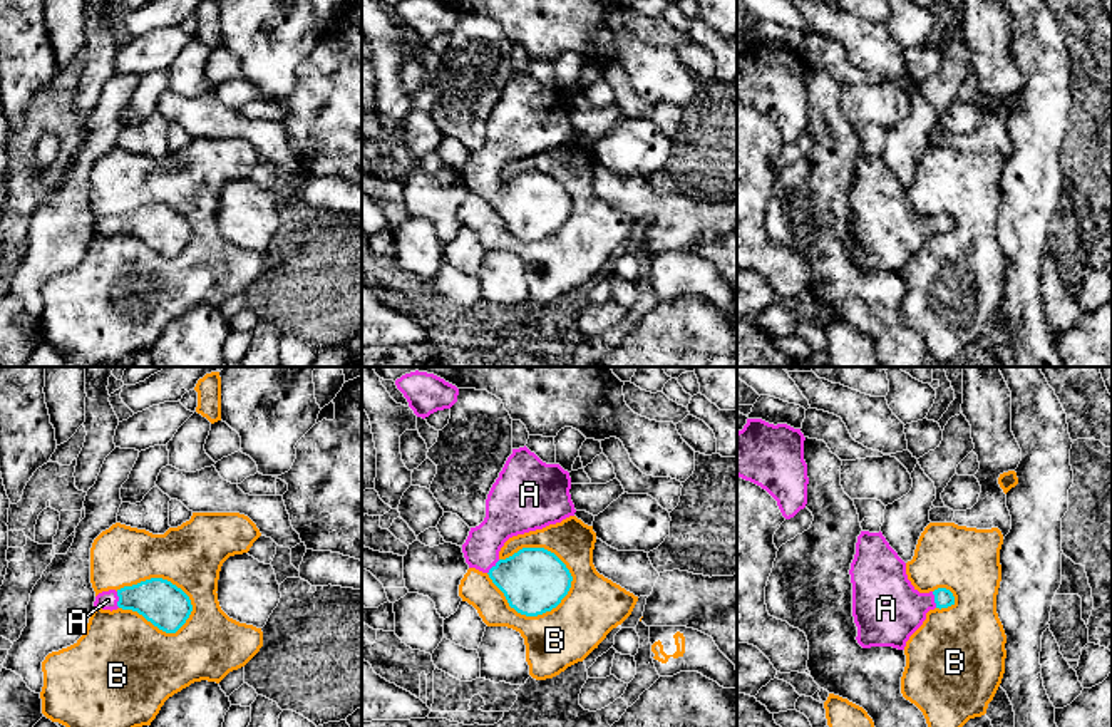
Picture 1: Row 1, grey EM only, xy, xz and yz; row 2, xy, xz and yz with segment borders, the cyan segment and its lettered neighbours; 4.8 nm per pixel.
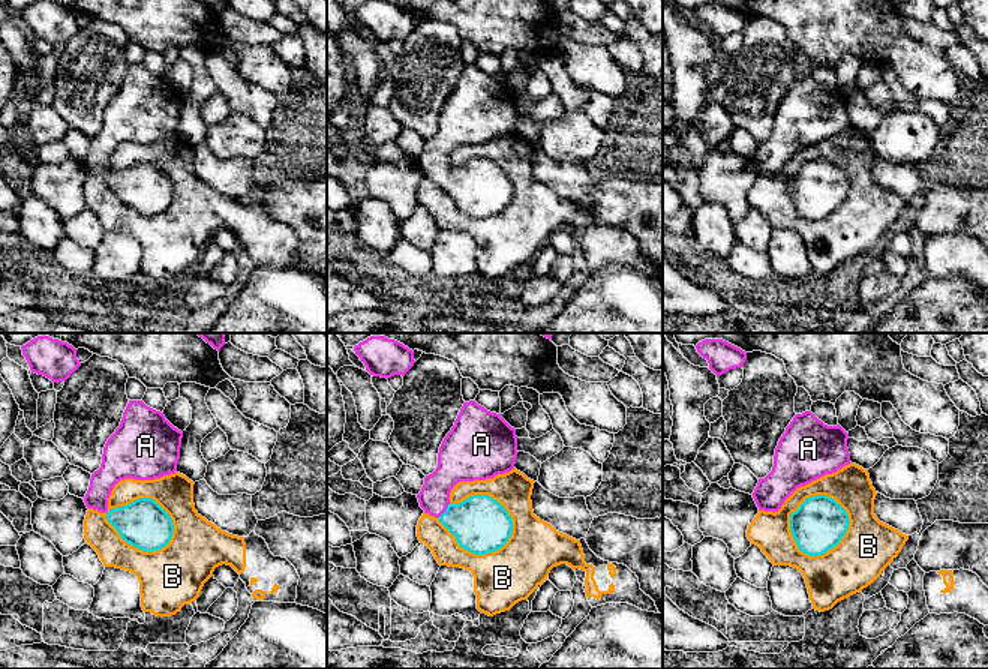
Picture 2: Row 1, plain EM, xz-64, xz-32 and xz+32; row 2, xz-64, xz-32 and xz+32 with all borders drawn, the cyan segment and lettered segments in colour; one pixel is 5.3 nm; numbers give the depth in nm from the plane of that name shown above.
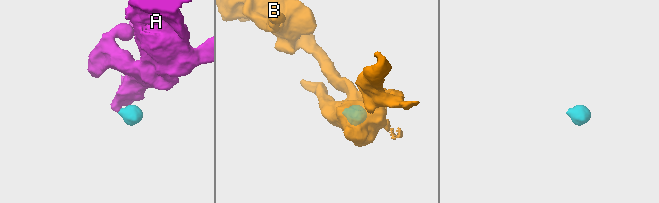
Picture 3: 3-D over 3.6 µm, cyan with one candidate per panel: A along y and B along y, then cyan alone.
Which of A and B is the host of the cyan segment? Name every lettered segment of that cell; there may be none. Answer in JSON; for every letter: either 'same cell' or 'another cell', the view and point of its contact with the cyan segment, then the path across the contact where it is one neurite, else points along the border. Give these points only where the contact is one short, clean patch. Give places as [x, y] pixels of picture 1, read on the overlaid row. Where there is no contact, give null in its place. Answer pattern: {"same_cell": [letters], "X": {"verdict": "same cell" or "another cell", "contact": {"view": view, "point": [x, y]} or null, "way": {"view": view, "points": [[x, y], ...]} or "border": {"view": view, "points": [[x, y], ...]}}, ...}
{"same_cell": ["A"], "A": {"verdict": "same cell", "contact": {"view": "xy", "point": [119, 600]}, "way": {"view": "xy", "points": [[164, 605], [158, 600], [119, 600], [108, 600]]}}, "B": {"verdict": "another cell", "contact": {"view": "xz", "point": [530, 615]}}}

